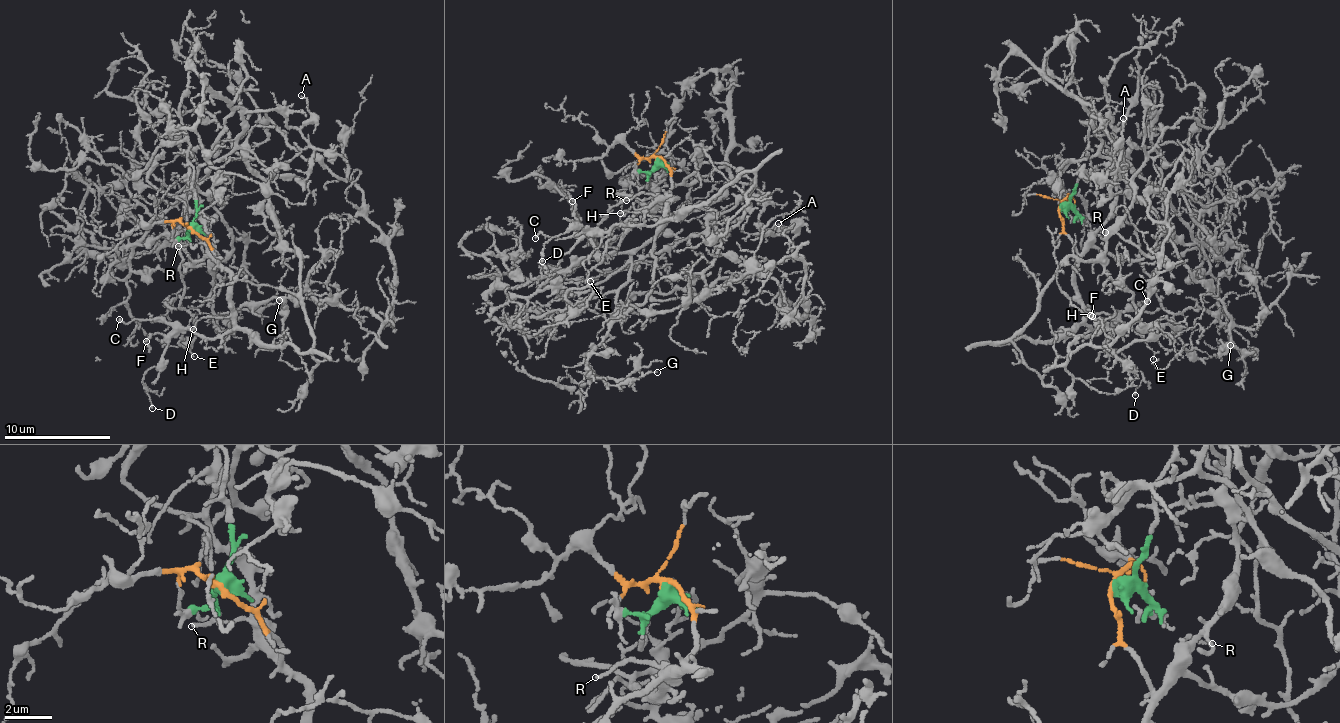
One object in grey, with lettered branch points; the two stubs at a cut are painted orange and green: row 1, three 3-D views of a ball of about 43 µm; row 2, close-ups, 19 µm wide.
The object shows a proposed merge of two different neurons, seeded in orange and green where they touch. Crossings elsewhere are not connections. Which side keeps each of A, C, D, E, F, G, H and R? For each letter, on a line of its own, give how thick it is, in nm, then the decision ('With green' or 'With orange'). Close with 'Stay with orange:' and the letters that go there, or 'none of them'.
A: Thickness 130 nm. With green
C: Thickness 140 nm. With orange
D: Thickness 120 nm. With orange
E: Thickness 120 nm. With orange
F: Thickness 140 nm. With orange
G: Thickness 110 nm. With green
H: Thickness 90 nm. With orange
R: Thickness 100 nm. With orange
Stay with orange: C, D, E, F, H, R

